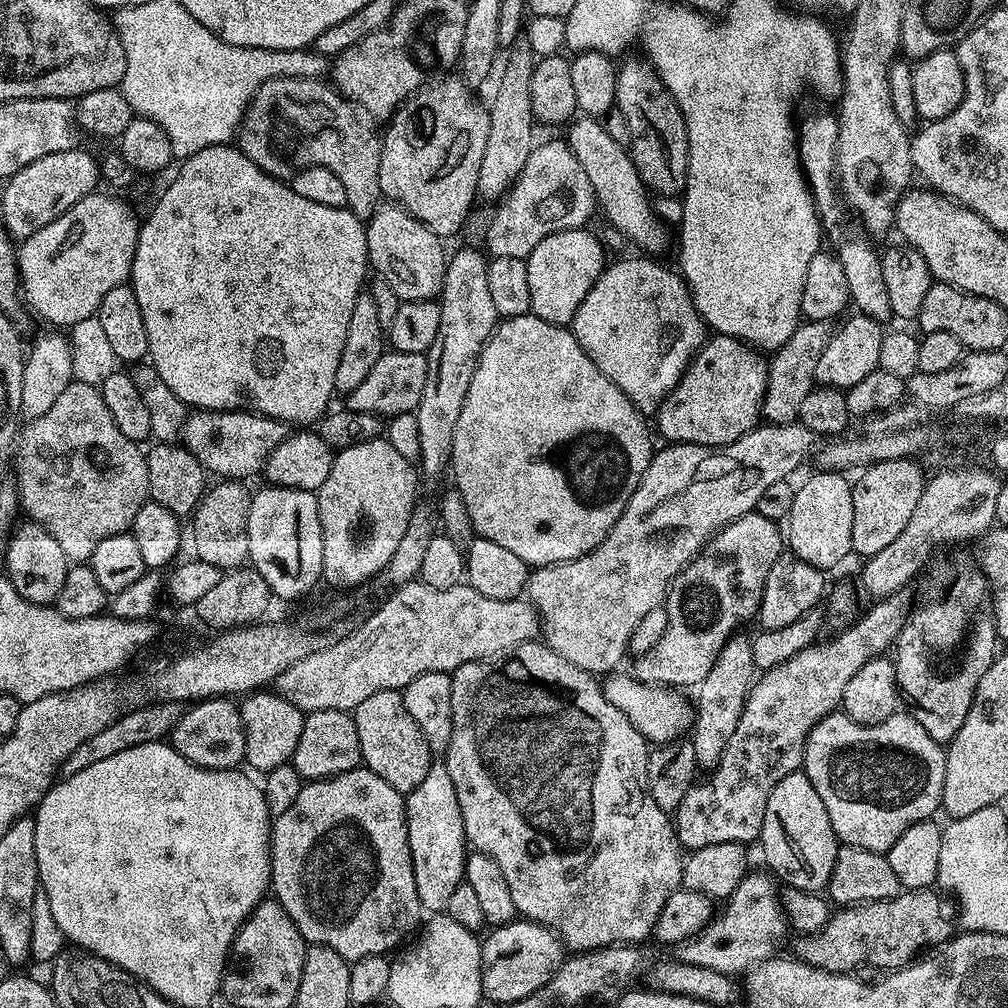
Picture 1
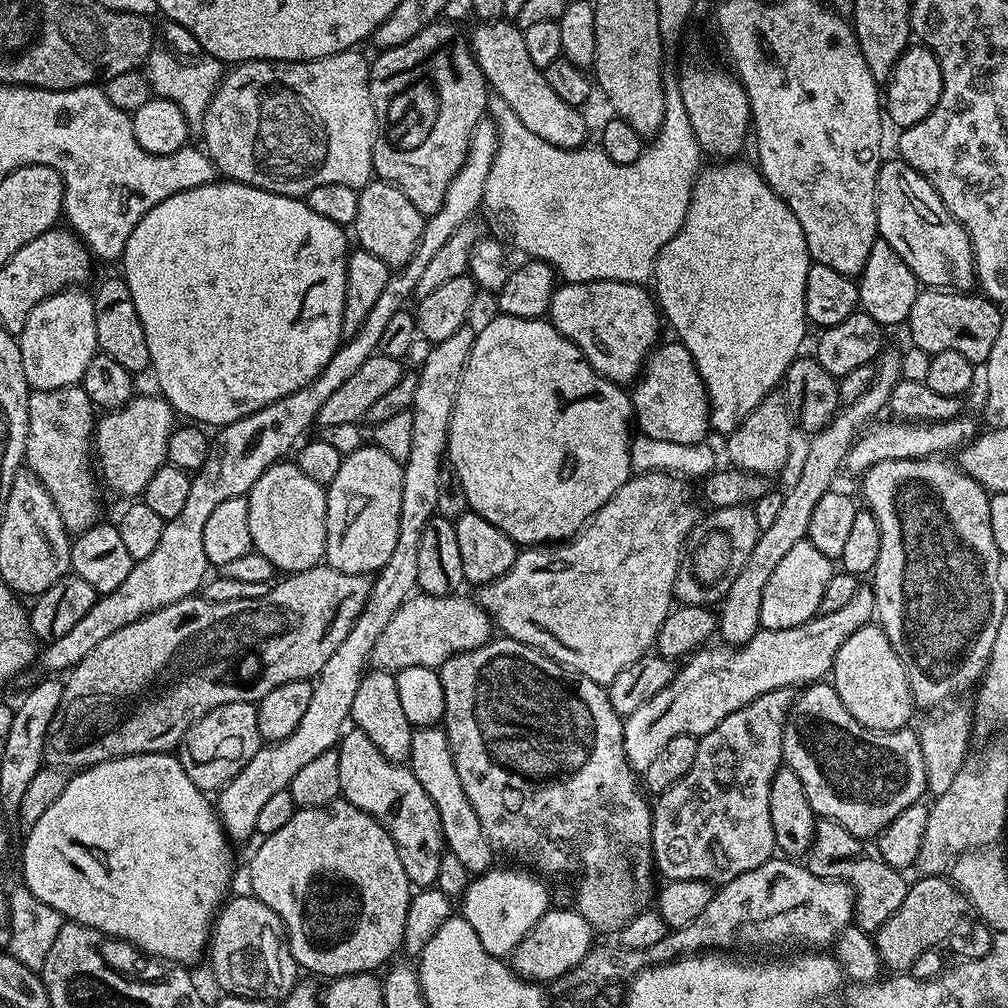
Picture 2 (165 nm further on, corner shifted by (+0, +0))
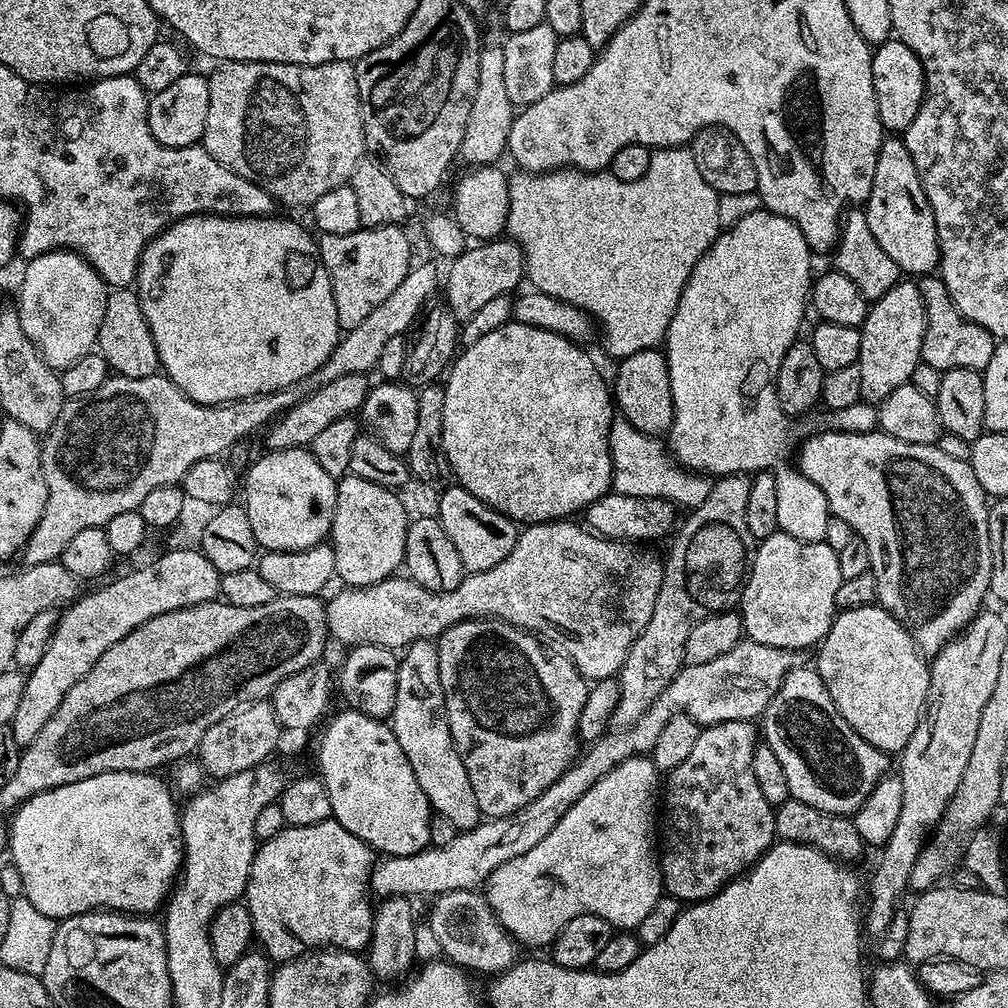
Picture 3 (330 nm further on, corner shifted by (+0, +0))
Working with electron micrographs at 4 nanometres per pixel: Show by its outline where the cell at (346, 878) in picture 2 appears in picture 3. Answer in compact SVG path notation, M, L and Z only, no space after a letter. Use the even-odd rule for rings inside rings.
M331 818L318 822L314 826L286 826L281 832L274 834L274 838L263 841L257 847L256 856L252 859L246 893L248 913L252 919L252 930L259 947L276 962L295 960L297 956L302 956L305 952L322 948L342 948L346 952L360 952L367 949L372 940L372 913L374 911L373 901L368 901L370 877L374 867L372 856L374 857L372 845L362 842L362 838L354 838L354 834L350 834L350 830L346 830L346 826L342 826Z

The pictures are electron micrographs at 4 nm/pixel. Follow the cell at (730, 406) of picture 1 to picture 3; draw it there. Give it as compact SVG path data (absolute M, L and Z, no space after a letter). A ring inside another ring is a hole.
M660 348L638 350L638 354L630 354L619 361L616 368L616 388L614 384L614 404L619 415L630 422L638 430L648 436L663 437L671 429L674 418L674 398L670 394L670 370L668 357Z

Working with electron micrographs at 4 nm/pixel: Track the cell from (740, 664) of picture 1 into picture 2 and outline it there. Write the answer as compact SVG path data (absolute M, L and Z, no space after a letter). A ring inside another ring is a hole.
M885 351L879 357L875 365L876 377L872 384L858 398L858 402L843 405L833 416L832 420L820 432L811 437L808 444L808 453L804 456L804 465L800 468L800 477L792 489L784 492L782 511L776 516L769 528L763 529L754 542L754 550L750 550L750 558L746 558L746 566L742 566L738 578L734 578L730 590L725 594L718 605L718 636L725 645L739 646L746 644L754 634L760 631L760 611L762 610L762 590L766 590L766 582L770 582L770 574L774 574L778 562L792 549L799 540L805 539L810 526L810 514L814 512L814 506L818 504L818 498L826 494L833 487L832 479L836 471L844 464L848 451L853 451L858 439L860 427L867 420L872 419L878 412L888 408L888 399L894 390L894 386L900 381L900 357L901 353ZM857 431L857 432L856 432Z

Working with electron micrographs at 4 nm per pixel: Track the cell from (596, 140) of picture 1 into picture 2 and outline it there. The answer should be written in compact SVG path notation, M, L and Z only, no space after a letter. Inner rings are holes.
M504 18L480 22L477 25L470 32L470 47L489 89L495 95L501 96L506 101L506 106L510 106L510 110L518 114L518 119L526 126L526 130L538 134L538 138L559 148L581 147L587 141L584 139L588 136L588 120L580 108L562 102L562 98L554 94L550 82L546 82L544 69L534 66L526 51L523 31Z

